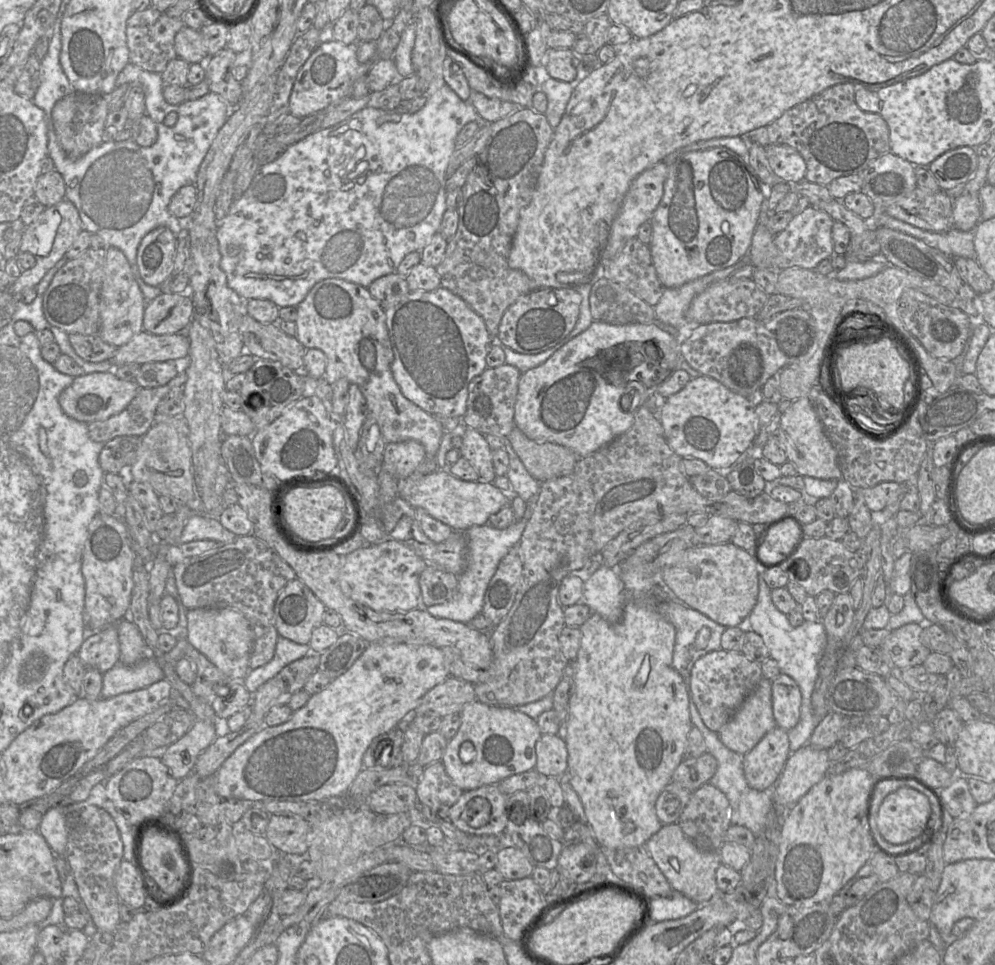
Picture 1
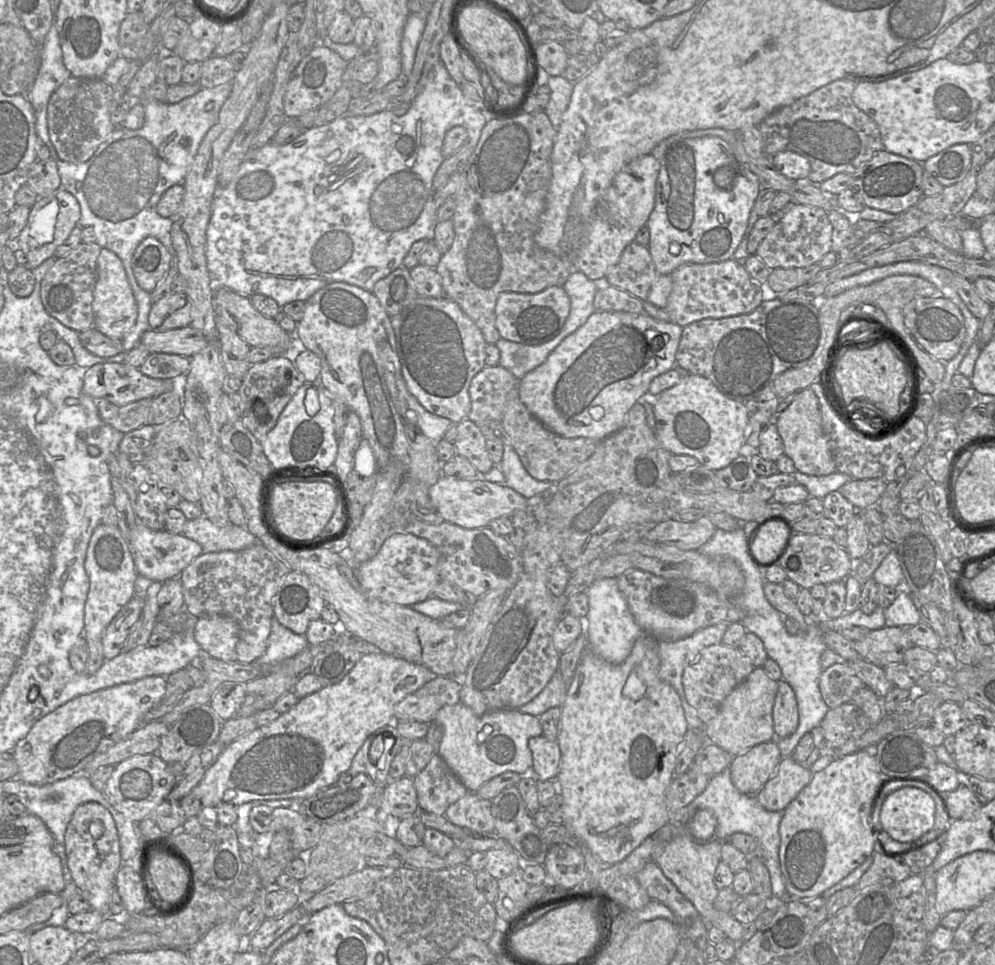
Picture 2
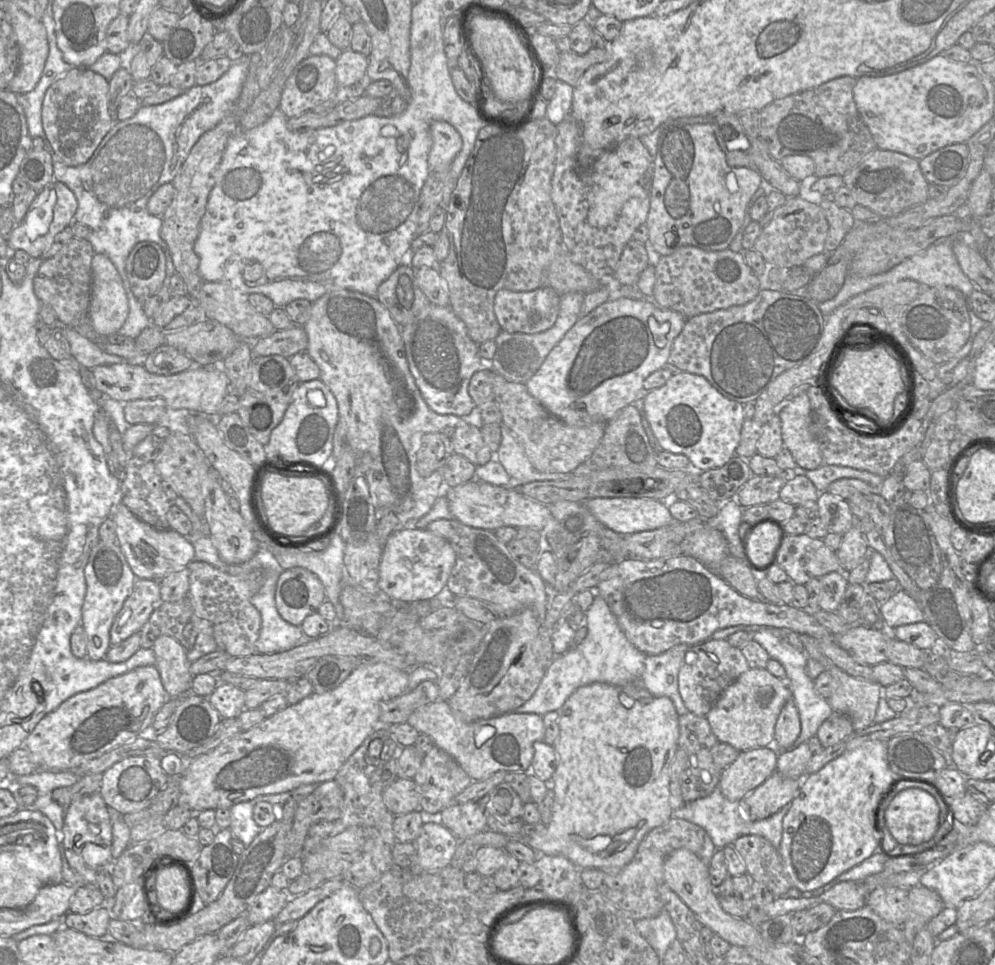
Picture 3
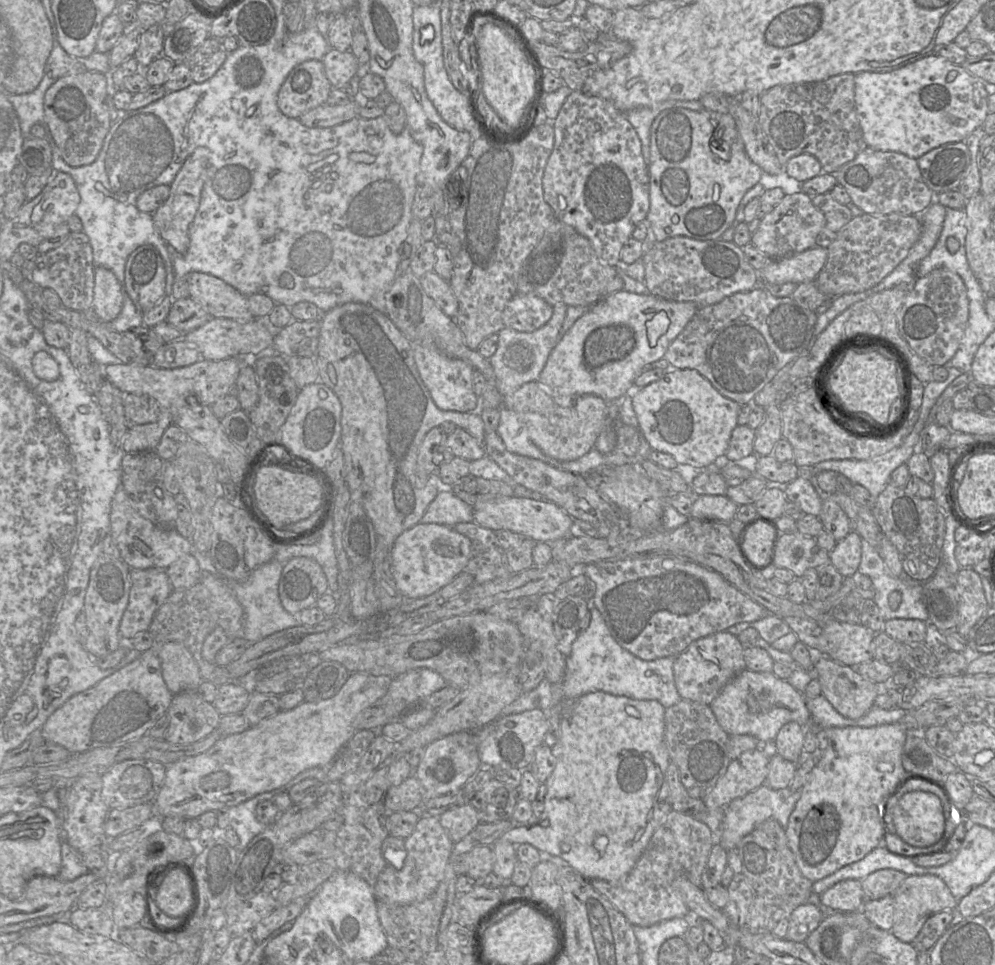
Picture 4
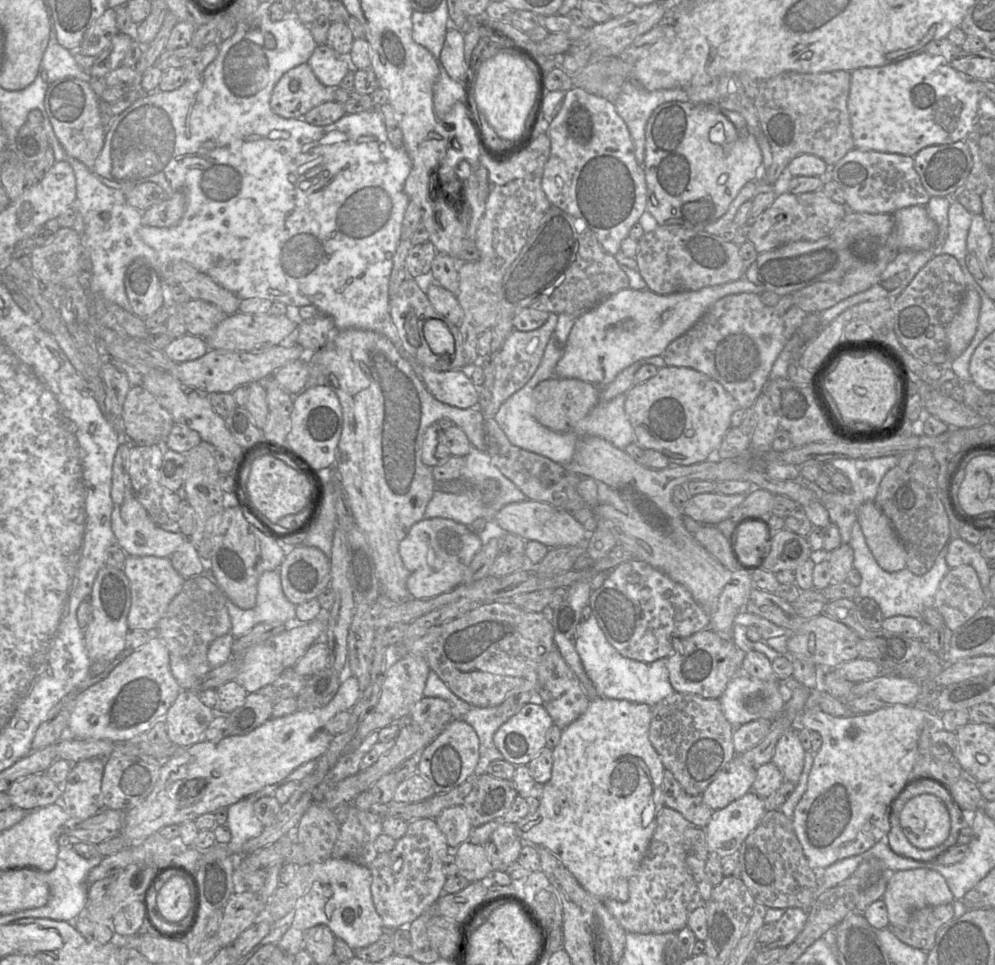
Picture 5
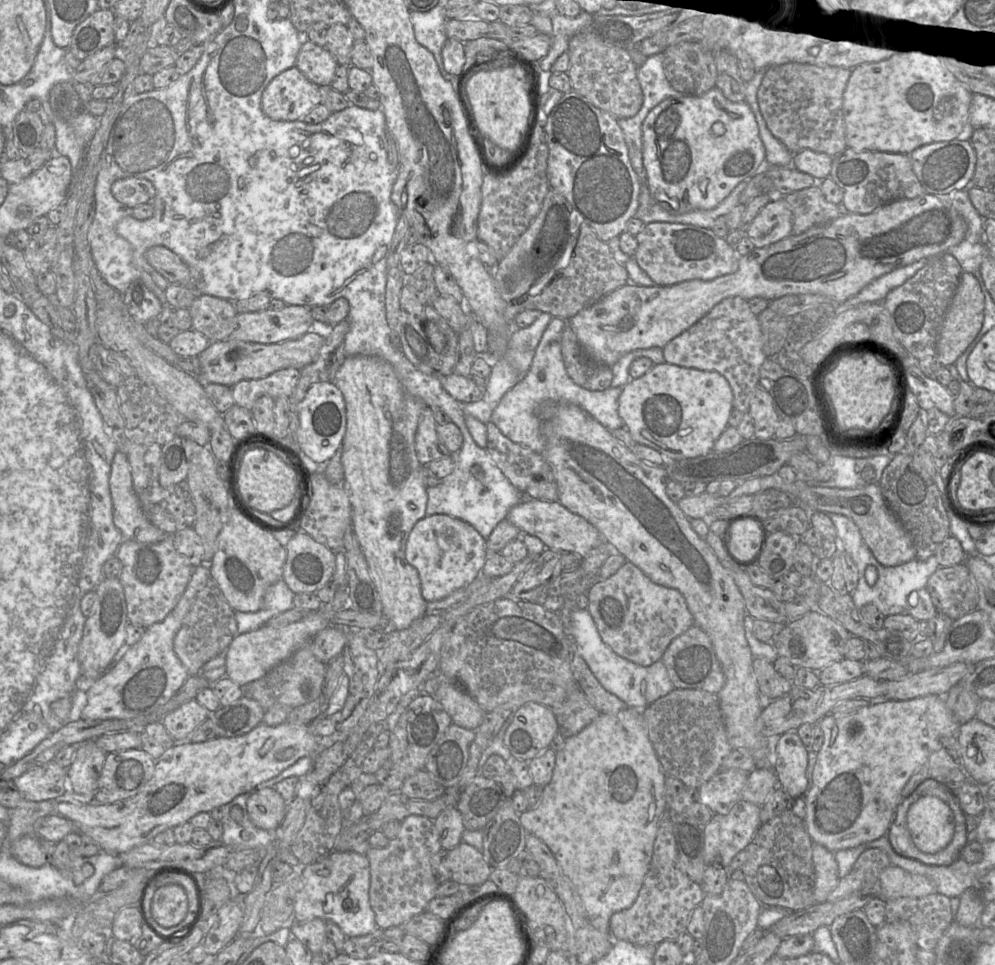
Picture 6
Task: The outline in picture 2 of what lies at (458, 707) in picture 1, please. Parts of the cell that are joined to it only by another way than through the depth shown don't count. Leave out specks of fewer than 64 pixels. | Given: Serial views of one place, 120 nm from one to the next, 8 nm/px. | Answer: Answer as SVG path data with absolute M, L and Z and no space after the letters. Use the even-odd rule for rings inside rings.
M437 676L394 707L395 721L433 723L436 713L445 705L460 703L462 681L455 677Z

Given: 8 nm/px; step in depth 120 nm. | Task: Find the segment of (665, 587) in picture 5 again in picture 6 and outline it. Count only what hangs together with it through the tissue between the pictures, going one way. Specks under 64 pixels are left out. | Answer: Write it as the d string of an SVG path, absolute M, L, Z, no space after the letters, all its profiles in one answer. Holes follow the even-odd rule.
M628 561L610 578L594 581L586 594L588 611L603 642L640 666L659 661L671 641L694 625L686 600L678 590L655 584Z

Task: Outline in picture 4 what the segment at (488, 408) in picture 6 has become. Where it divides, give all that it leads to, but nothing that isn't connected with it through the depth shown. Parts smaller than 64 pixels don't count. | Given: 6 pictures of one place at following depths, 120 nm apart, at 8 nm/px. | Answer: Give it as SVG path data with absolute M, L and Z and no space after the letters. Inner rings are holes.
M558 303L553 307L550 320L533 332L520 332L504 327L498 334L497 349L489 358L496 376L496 388L502 397L510 395L527 382L538 380L548 357L559 341L568 306Z

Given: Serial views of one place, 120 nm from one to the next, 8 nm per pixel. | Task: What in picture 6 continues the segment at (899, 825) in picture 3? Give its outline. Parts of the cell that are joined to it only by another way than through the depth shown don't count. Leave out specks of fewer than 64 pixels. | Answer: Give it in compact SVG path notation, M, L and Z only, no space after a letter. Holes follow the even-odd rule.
M921 797L908 810L907 827L916 847L924 853L934 854L943 850L952 840L954 814L938 797Z

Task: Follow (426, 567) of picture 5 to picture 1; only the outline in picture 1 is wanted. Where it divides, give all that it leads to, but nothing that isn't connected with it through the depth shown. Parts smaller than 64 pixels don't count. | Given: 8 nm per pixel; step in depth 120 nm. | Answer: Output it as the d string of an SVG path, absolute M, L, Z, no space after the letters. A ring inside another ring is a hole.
M389 539L342 557L339 583L348 597L378 612L408 612L423 606L419 578L427 562L408 546Z

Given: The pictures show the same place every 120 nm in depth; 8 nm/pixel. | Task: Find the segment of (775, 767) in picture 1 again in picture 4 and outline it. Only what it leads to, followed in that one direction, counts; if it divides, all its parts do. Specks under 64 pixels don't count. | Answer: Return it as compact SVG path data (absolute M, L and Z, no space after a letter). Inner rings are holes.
M761 747L742 753L731 760L726 772L708 795L709 801L718 807L726 807L737 798L765 784L770 757Z

